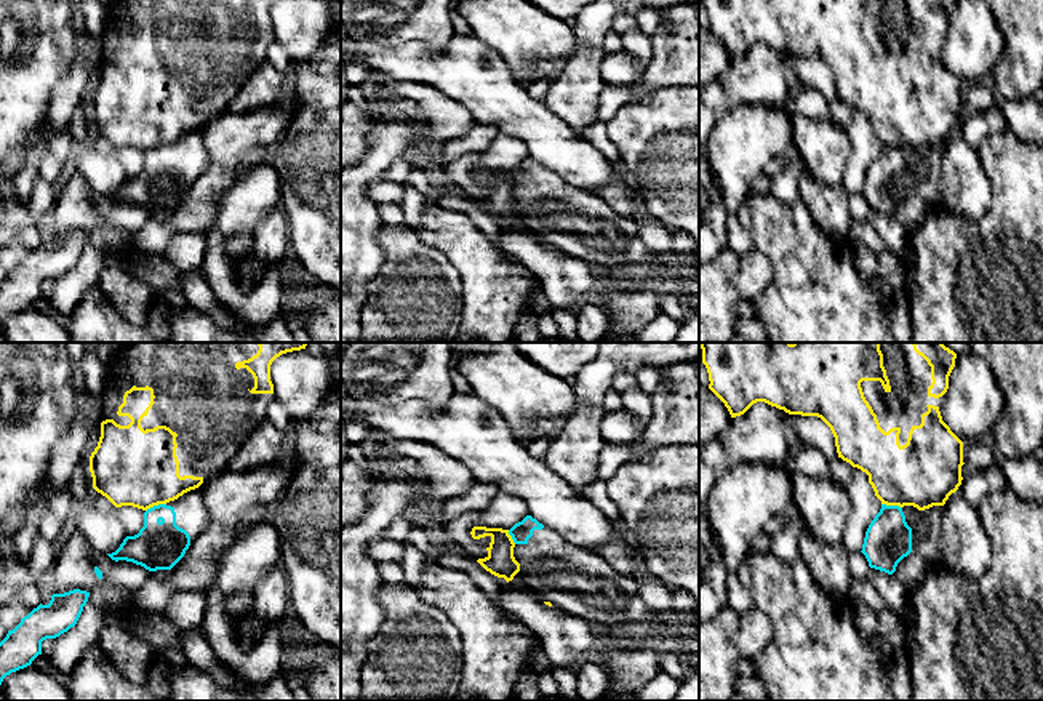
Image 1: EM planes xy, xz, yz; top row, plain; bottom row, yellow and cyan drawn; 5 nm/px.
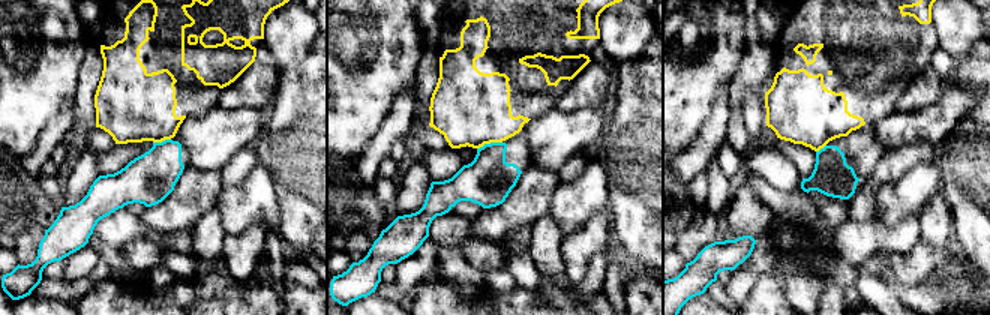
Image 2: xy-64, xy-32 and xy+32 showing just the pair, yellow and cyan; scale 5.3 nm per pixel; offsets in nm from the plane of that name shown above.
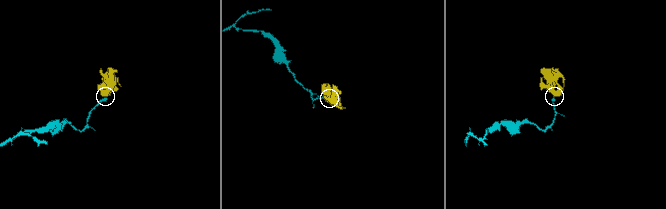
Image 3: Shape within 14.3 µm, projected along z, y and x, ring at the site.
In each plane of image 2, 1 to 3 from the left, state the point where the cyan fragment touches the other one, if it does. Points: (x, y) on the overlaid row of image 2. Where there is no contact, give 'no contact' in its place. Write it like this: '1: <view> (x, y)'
1: xy-64 (161, 141)
2: xy-32 (489, 143)
3: xy+32 (821, 147)

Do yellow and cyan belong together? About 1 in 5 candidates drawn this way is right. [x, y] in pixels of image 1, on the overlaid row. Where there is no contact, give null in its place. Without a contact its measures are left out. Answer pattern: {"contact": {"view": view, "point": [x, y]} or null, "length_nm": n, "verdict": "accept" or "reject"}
{"contact": {"view": "xy", "point": [155, 504]}, "length_nm": 110, "verdict": "reject"}

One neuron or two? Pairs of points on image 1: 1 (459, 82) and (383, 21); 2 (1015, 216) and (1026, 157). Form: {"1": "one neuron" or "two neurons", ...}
{"1": "two neurons", "2": "one neuron"}

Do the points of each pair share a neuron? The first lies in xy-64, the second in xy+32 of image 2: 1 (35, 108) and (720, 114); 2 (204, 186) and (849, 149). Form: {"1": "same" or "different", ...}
{"1": "different", "2": "different"}

